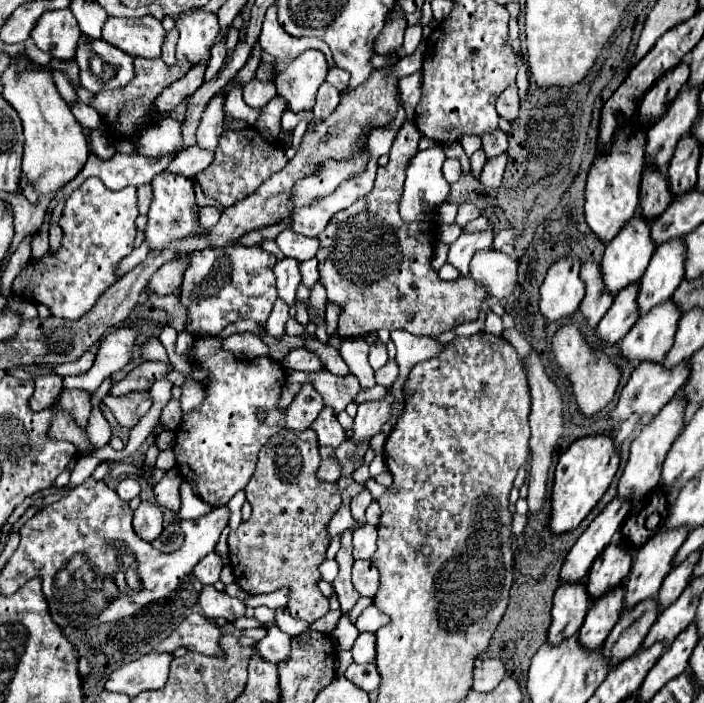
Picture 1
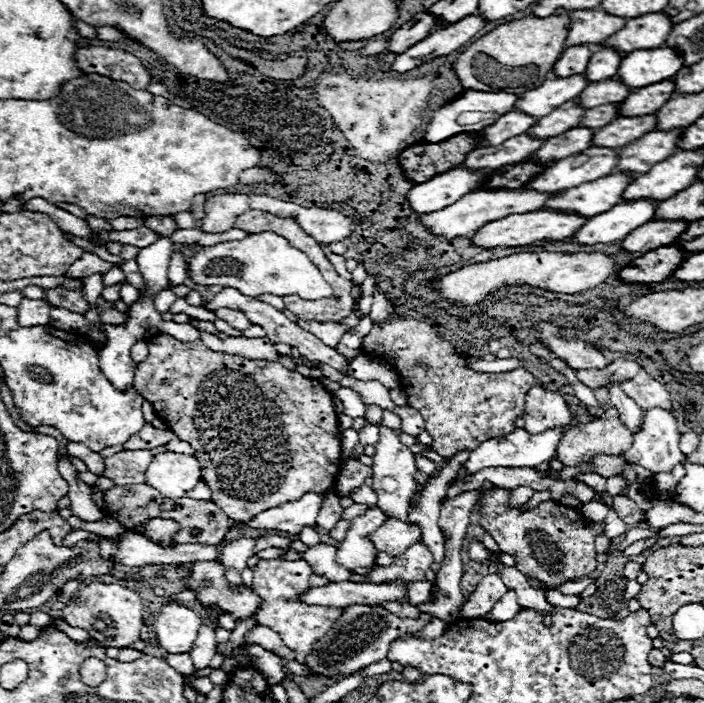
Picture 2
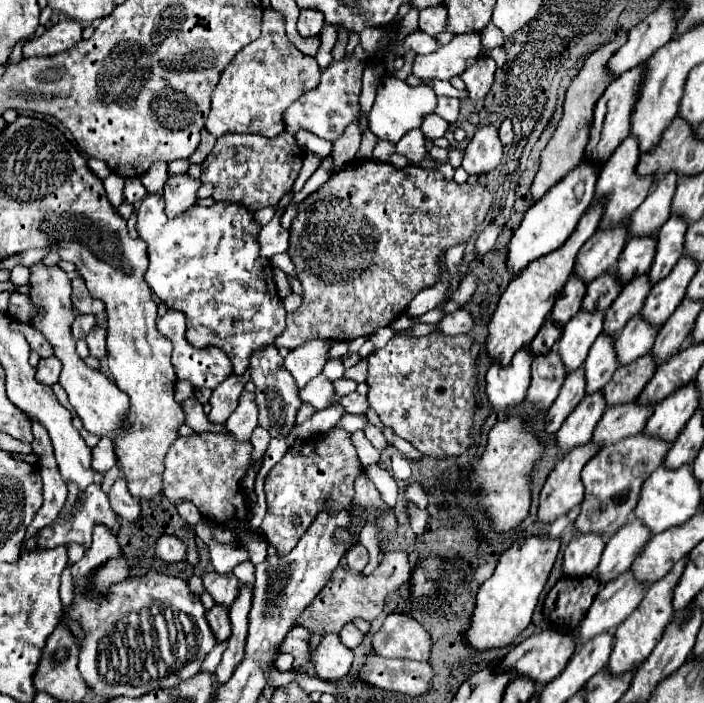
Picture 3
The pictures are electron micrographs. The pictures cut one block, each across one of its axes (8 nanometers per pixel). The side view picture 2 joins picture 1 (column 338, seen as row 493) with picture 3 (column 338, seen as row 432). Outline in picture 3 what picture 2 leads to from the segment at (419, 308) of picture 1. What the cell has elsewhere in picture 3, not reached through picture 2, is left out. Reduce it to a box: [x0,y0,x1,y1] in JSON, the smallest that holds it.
[274,160,492,348]

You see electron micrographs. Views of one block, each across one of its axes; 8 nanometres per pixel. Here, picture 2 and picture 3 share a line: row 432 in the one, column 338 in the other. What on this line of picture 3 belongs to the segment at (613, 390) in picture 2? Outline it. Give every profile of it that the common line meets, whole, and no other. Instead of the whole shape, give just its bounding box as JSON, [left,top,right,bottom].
[338,624,364,648]

